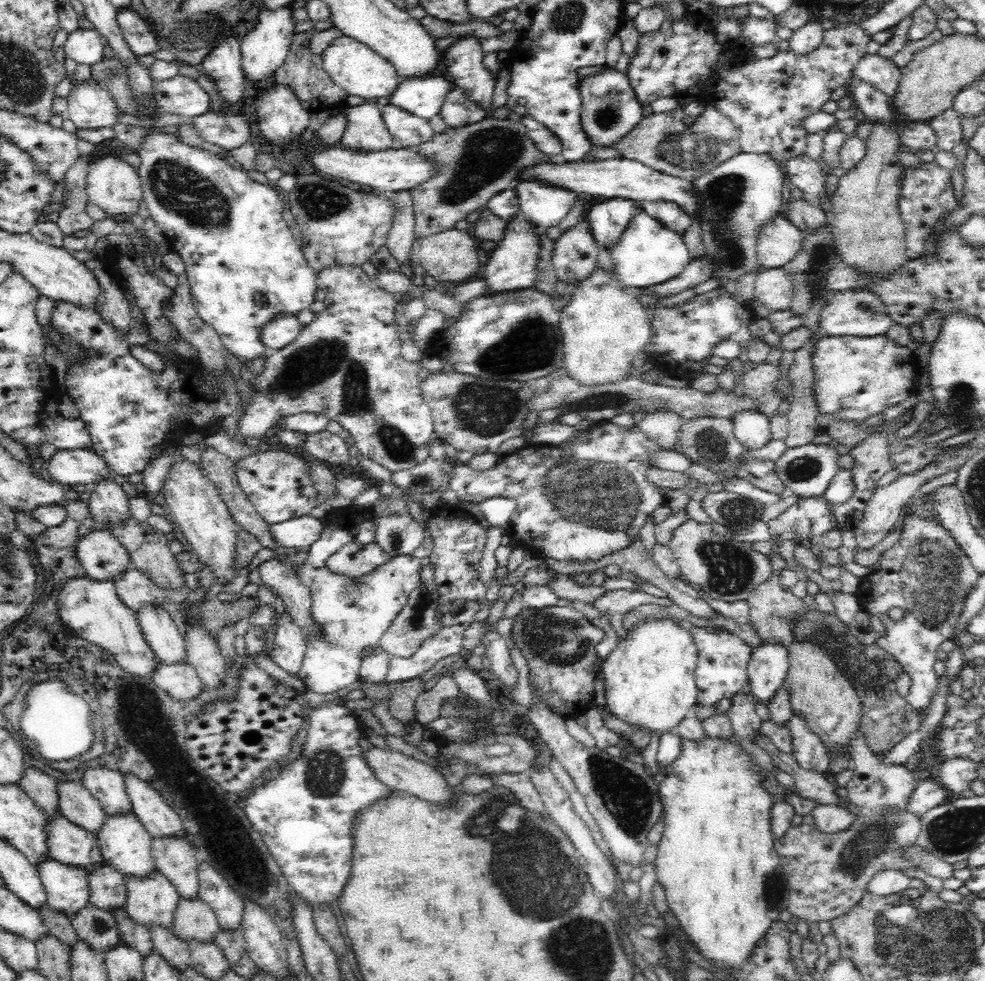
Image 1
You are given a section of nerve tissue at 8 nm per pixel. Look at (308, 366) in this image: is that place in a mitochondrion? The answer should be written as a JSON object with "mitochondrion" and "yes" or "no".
{"mitochondrion":"yes"}

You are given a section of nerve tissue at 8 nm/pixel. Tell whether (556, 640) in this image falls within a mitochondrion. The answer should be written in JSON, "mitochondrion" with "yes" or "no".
{"mitochondrion":"yes"}

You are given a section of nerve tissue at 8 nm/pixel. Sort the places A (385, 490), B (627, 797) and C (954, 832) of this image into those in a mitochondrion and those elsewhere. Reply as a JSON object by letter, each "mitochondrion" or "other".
{"A":"other","B":"mitochondrion","C":"mitochondrion"}

